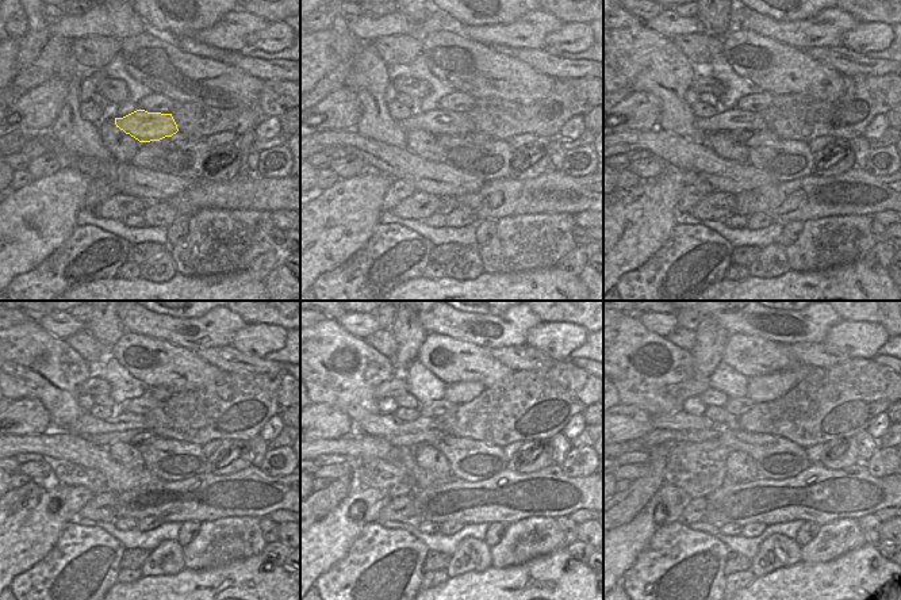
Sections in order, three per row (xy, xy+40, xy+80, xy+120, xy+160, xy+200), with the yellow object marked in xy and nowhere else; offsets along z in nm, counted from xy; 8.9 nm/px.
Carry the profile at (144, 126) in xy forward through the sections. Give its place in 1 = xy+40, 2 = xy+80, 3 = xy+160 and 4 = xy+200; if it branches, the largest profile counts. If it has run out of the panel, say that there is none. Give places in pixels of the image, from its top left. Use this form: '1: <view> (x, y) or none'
1: xy+40 (439, 122)
2: xy+80 (731, 119)
3: xy+160 (384, 424)
4: xy+200 (681, 420)

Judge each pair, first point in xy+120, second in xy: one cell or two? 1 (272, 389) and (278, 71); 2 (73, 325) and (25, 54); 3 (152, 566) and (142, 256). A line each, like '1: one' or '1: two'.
1: two
2: two
3: two

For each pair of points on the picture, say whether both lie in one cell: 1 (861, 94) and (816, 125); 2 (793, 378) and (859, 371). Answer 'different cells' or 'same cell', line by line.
1: same cell
2: different cells

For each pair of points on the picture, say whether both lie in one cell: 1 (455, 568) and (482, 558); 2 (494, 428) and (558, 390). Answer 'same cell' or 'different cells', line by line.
1: same cell
2: same cell

